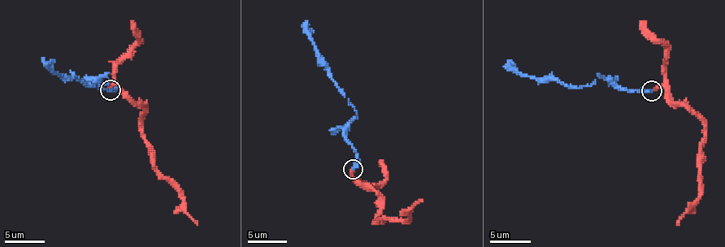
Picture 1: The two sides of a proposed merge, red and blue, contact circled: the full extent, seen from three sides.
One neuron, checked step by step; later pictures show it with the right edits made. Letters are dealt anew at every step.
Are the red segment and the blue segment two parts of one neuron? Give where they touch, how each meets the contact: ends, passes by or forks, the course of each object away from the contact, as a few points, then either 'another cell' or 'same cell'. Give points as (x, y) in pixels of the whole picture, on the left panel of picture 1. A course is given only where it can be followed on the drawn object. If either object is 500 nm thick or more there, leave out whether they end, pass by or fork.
place (110, 90); red ends; blue ends; course red (110, 89), (115, 85), (141, 106), (150, 162), (179, 191), (182, 206), (197, 225); course blue (110, 89), (100, 81), (106, 75), (108, 83), (90, 87), (79, 79), (65, 78), (45, 63); same cell

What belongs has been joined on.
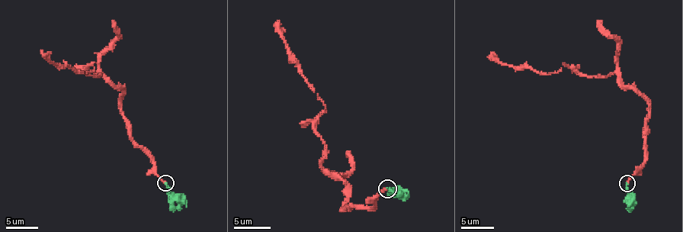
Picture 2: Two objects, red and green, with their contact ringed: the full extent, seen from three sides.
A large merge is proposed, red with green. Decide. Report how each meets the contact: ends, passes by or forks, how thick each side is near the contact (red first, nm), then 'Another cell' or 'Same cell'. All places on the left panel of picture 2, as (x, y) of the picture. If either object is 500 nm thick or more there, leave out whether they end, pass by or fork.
At the ring red ends. At the ring green ends. Thickness 150 nm (red) against 200 nm. Same cell

